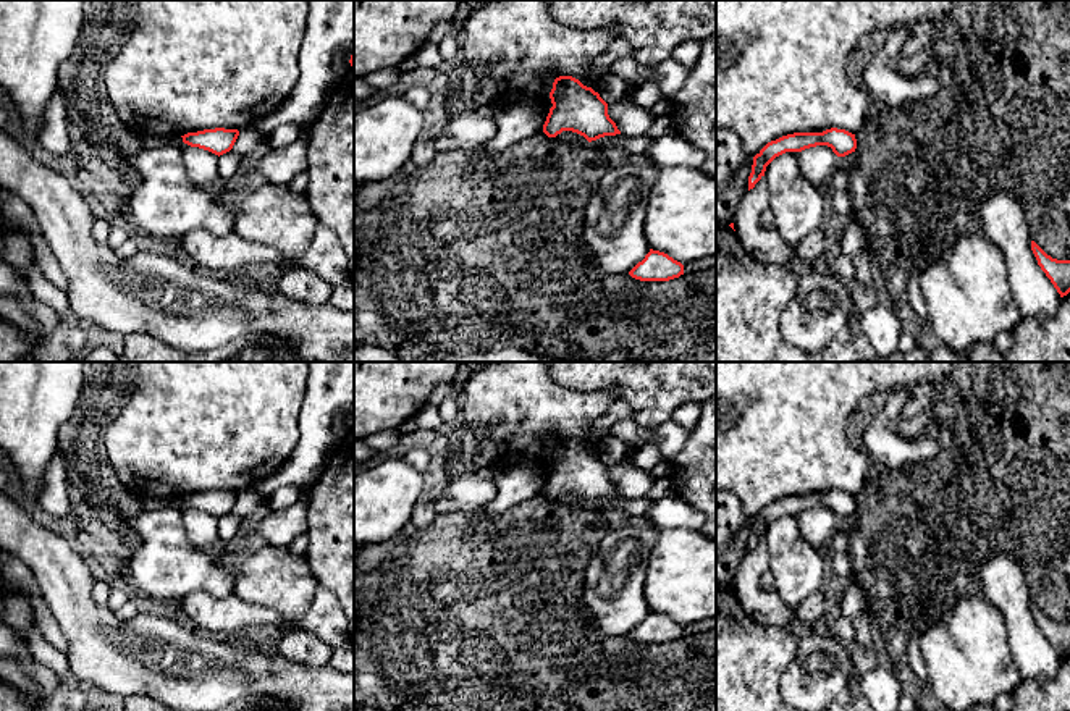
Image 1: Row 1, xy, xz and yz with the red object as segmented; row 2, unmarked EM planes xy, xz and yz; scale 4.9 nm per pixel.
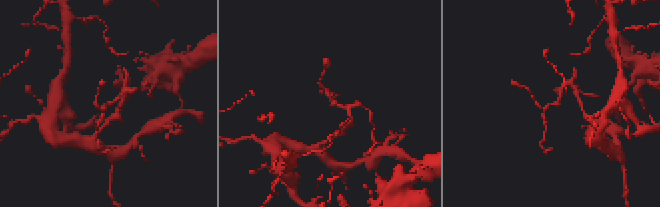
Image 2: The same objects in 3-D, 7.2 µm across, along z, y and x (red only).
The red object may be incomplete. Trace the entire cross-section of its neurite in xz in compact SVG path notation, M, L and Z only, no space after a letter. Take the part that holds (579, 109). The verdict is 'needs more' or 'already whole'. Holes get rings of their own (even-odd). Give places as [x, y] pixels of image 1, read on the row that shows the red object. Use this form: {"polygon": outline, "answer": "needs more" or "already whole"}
{"polygon": "M572 76L556 78L550 99L553 107L543 124L543 133L548 137L572 131L592 142L605 136L621 134L608 115L608 103L579 79Z", "answer": "already whole"}

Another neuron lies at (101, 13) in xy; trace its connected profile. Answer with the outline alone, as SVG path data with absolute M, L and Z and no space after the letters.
M86 0L84 21L94 27L128 27L136 0Z

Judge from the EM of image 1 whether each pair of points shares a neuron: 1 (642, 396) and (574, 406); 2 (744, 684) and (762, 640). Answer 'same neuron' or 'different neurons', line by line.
1: different neurons
2: same neuron

